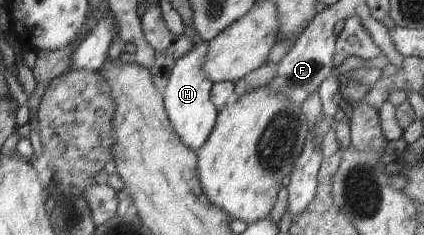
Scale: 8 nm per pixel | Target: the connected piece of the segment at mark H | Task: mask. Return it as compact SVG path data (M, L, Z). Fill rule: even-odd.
M203 41L201 44L190 47L187 55L177 58L164 95L164 105L167 117L173 125L173 131L177 133L181 143L195 153L209 139L219 113L219 109L211 101L210 93L214 83L205 77L205 71L203 71L205 55L207 55L207 42Z

